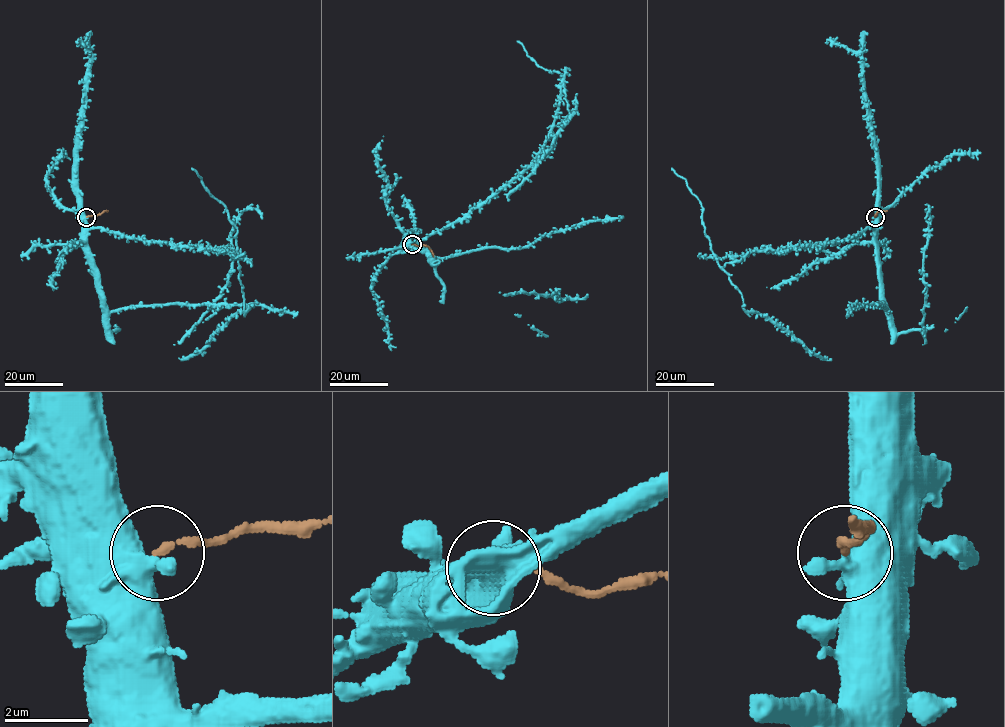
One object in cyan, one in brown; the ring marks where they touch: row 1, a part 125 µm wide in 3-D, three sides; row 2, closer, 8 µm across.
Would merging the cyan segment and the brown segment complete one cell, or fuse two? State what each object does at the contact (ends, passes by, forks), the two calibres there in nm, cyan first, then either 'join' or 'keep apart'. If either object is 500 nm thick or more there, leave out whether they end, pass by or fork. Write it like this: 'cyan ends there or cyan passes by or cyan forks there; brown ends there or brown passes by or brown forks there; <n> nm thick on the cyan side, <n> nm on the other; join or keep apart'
650 nm thick on the cyan side, 140 nm on the other; keep apart

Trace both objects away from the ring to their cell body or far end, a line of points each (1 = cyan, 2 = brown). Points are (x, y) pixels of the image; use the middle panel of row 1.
1: (412, 244), (465, 217), (536, 161), (552, 126), (562, 84), (569, 120), (536, 169), (507, 196), (508, 201)
2: (412, 244), (427, 246), (433, 256)

